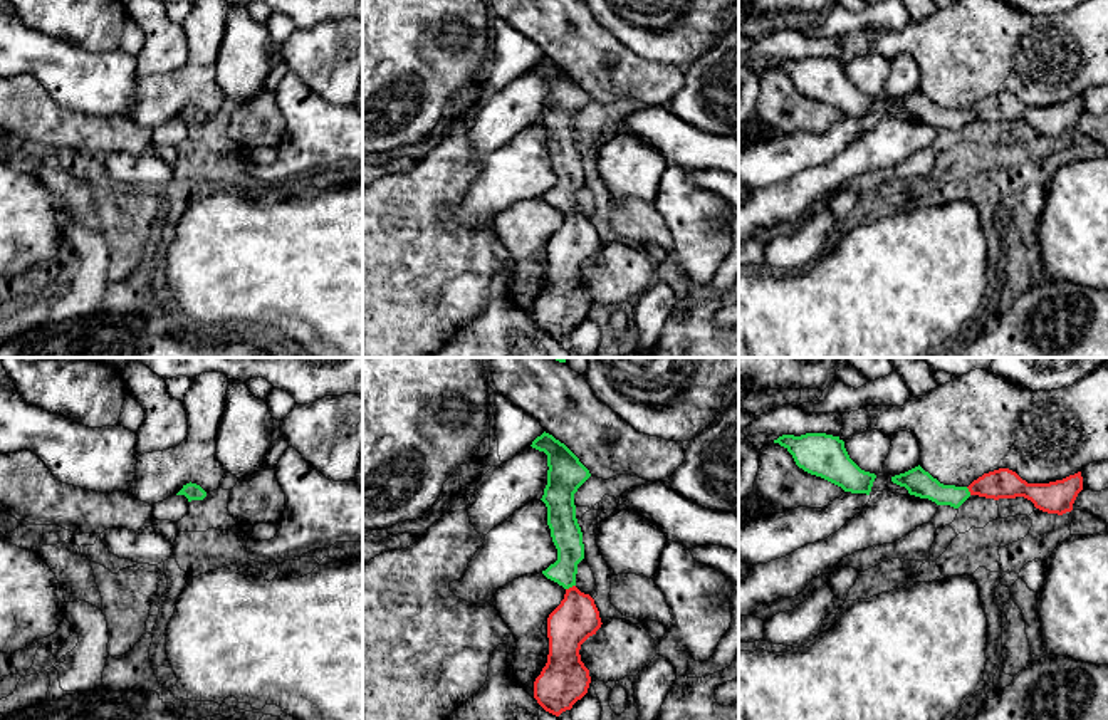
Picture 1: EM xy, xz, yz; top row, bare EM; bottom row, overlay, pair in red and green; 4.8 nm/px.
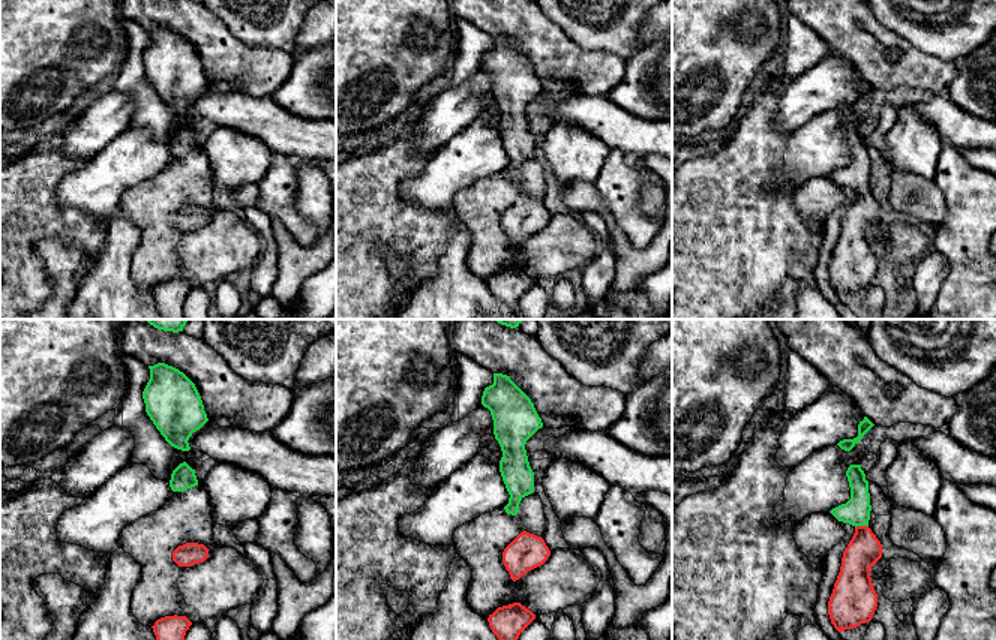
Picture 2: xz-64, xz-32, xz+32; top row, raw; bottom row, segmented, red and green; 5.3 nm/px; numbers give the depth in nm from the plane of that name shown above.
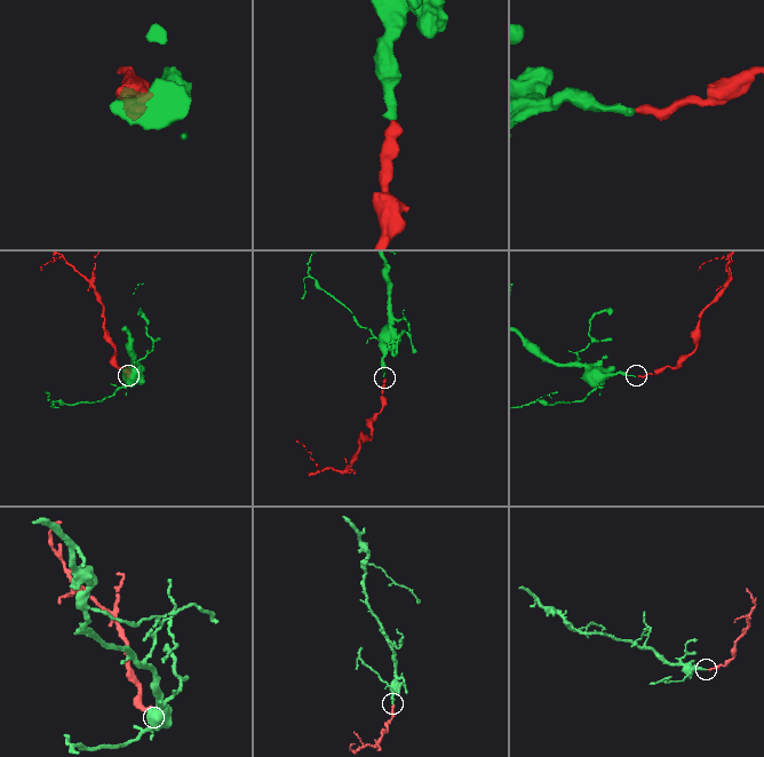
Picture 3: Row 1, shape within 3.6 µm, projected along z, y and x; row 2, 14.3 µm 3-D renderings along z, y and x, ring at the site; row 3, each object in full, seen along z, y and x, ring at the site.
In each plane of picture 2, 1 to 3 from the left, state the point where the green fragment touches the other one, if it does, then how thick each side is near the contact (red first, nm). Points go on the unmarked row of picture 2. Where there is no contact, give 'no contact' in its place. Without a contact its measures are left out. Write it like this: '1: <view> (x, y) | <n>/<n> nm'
1: no contact
2: no contact
3: xz+32 (861, 191) | 180/150 nm

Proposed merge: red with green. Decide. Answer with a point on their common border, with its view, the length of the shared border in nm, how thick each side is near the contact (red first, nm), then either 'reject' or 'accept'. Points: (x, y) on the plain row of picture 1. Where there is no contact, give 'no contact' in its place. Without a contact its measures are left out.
xz (569, 212) | 50 nm | 220/140 nm | accept

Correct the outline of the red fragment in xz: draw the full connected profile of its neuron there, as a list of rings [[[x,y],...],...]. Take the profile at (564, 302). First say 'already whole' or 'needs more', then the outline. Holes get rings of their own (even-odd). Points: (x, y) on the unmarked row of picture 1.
needs more; [[[546,55],[530,70],[547,79],[547,109],[541,124],[547,131],[547,149],[557,173],[557,185],[542,198],[566,213],[564,223],[547,242],[549,279],[534,305],[534,322],[546,336],[559,341],[588,317],[591,300],[579,274],[603,248],[594,223],[576,211],[584,168],[574,117],[591,97],[564,67]]]

